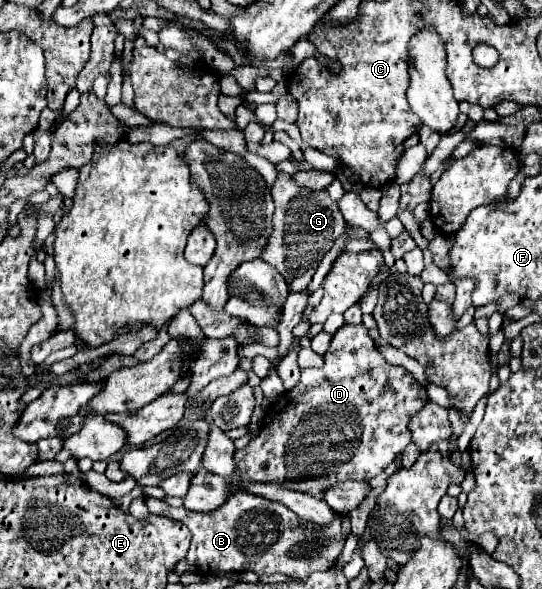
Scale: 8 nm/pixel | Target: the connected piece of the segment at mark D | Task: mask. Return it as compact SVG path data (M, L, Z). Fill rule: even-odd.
M342 325L330 341L328 351L324 353L322 367L306 367L302 369L302 377L298 385L286 391L274 405L268 407L260 433L250 439L250 443L234 453L234 461L238 463L238 471L234 479L228 481L232 491L240 491L240 479L256 479L256 481L274 481L280 487L290 487L294 491L310 493L310 481L314 481L314 467L318 463L326 463L326 473L330 473L332 481L370 481L378 473L382 473L400 451L406 449L410 439L408 423L410 419L426 405L428 395L426 389L408 373L404 367L390 365L382 353L378 351L374 339L368 329L360 325ZM340 453L350 453L350 459L340 461Z

